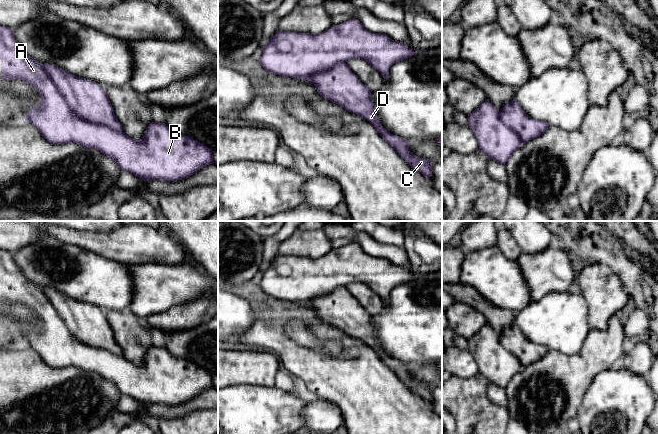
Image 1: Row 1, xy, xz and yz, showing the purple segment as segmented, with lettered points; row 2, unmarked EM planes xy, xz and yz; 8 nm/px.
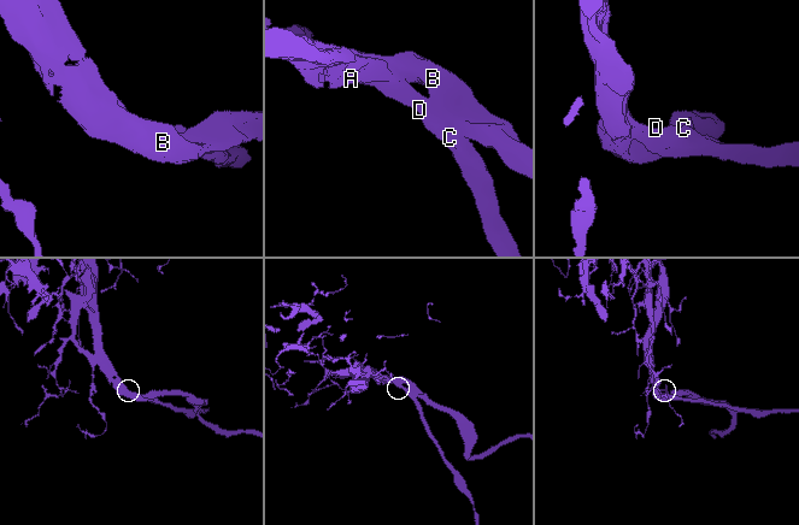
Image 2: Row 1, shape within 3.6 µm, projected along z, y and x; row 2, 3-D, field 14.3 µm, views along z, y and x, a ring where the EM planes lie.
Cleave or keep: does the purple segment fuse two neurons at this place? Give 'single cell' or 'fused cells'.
single cell

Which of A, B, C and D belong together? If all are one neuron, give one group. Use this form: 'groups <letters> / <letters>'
groups A B C D

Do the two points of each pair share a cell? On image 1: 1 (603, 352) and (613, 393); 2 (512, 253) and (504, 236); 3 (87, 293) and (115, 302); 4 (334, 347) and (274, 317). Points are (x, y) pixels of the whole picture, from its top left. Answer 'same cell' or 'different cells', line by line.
1: different cells
2: same cell
3: same cell
4: different cells

